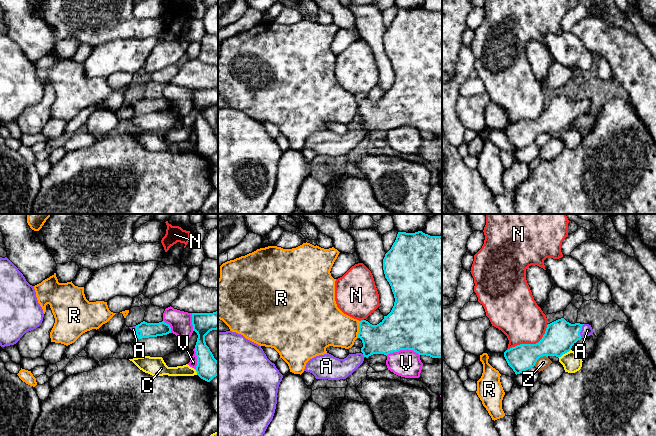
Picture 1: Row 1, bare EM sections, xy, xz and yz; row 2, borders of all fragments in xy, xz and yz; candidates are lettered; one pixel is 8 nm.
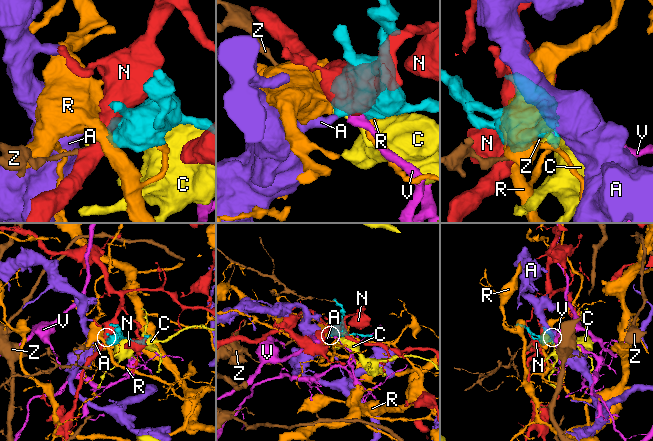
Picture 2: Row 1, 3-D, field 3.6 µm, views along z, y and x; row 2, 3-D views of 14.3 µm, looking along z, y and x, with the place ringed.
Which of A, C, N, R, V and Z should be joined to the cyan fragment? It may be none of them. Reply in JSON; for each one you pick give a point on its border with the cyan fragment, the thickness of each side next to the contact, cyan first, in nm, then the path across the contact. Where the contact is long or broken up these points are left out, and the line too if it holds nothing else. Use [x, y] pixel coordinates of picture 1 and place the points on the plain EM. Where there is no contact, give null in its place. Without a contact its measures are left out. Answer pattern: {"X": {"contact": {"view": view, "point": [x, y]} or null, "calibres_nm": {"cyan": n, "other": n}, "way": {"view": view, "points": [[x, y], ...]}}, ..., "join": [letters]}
{"A": {"contact": {"view": "yz", "point": [580, 107]}, "calibres_nm": {"cyan": 260, "other": 90}, "way": {"view": "yz", "points": [[560, 111], [580, 107], [587, 106]]}}, "join": ["A"]}

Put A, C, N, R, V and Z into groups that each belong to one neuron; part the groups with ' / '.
A / C / N / R / V / Z

